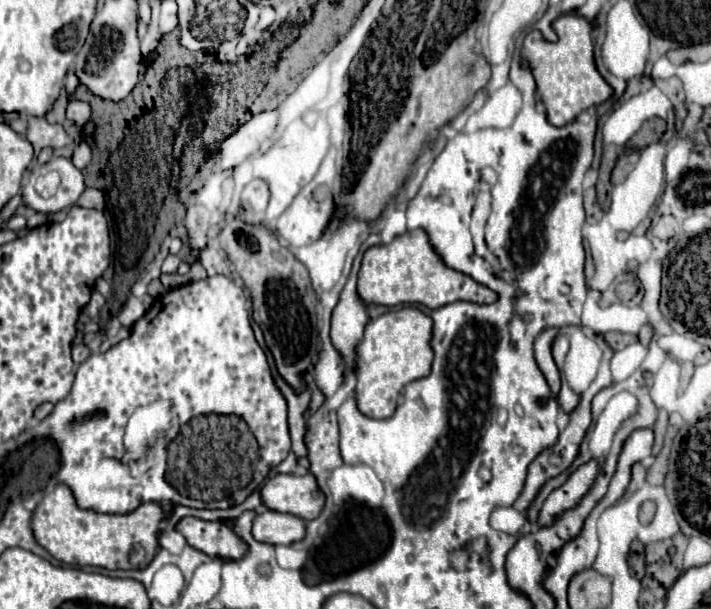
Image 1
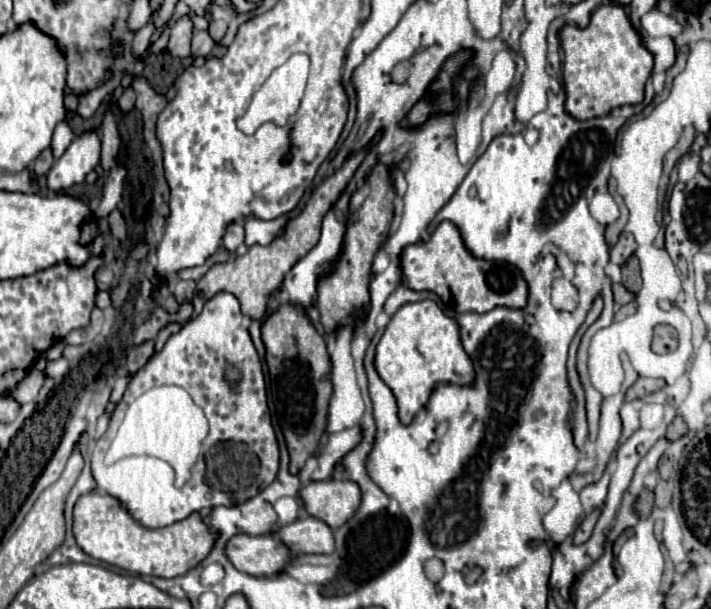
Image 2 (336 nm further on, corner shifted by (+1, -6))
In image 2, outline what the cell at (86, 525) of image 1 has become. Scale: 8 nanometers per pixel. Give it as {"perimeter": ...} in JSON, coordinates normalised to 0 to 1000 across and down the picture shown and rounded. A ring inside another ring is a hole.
{"perimeter":[[[127,808],[107,821],[101,841],[101,877],[107,883],[107,893],[124,913],[188,943],[225,949],[262,943],[293,913],[304,883],[278,841],[231,867],[203,867],[169,831],[163,818],[143,808]]]}

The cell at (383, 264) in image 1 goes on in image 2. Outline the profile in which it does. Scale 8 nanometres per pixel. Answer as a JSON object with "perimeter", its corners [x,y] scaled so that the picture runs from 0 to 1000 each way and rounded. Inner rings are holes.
{"perimeter":[[[619,365],[605,394],[577,401],[563,417],[565,463],[577,476],[602,476],[619,486],[622,496],[639,499],[639,512],[686,512],[698,502],[737,506],[743,470],[726,437],[714,430],[686,430],[667,424],[636,365]]]}

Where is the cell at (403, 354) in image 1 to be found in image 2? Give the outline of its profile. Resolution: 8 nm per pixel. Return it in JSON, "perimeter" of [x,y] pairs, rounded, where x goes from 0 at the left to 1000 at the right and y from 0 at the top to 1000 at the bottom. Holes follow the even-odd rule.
{"perimeter":[[[610,493],[568,499],[549,522],[529,568],[526,604],[557,654],[560,686],[565,696],[579,693],[585,677],[602,660],[605,640],[613,627],[661,631],[667,621],[664,591],[647,565],[644,529],[630,522]]]}

